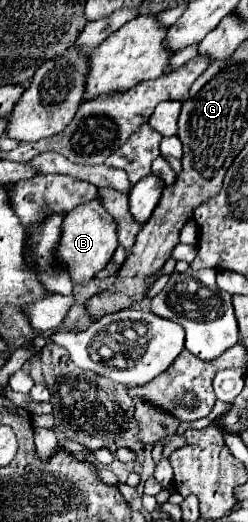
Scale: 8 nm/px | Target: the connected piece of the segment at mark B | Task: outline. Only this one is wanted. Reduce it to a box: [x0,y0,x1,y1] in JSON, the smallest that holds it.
[58,196,118,284]

